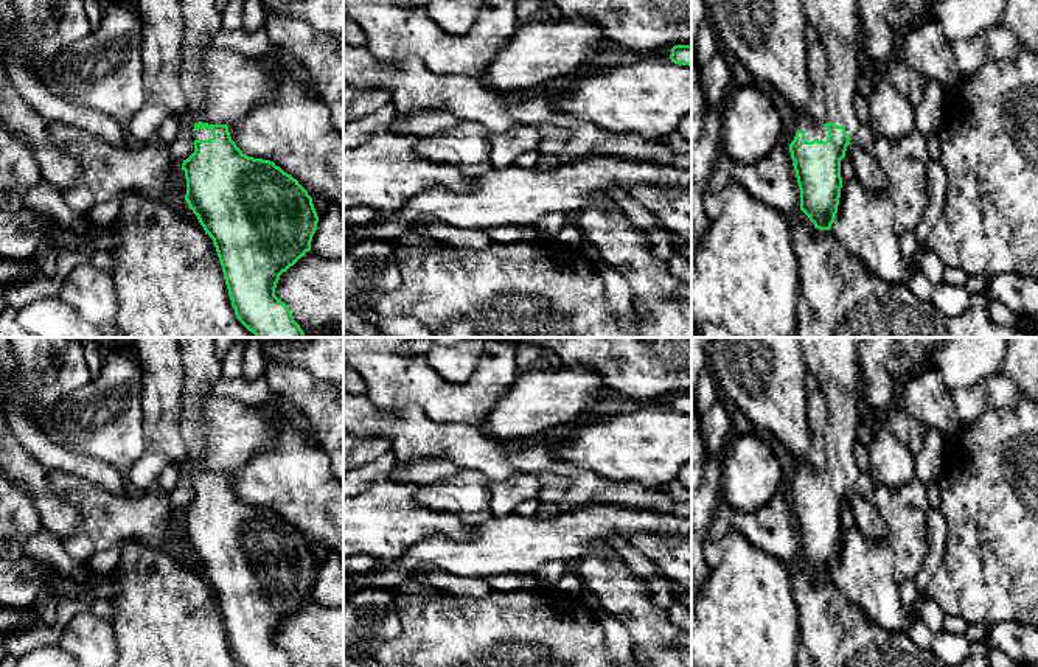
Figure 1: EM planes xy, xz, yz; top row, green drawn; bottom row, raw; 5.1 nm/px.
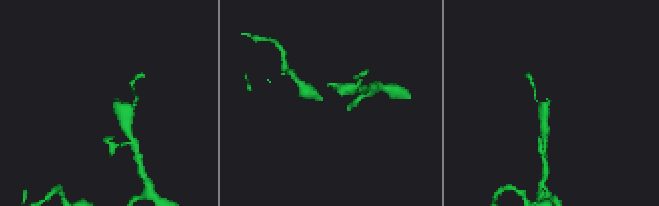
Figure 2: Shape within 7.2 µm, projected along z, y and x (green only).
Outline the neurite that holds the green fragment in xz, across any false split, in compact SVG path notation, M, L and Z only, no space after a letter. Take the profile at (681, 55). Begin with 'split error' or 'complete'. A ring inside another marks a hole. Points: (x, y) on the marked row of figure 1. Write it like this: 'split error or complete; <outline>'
complete; M674 45L670 59L674 64L691 67L691 45Z

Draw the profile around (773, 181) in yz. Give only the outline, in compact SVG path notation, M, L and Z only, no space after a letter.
M782 138L757 163L738 163L718 154L709 177L709 190L721 193L732 180L738 182L755 199L785 215L800 208L800 190L789 146Z

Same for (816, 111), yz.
M820 40L808 42L808 84L811 98L805 115L816 124L827 123L827 103L825 103L825 75L827 75L827 51Z

